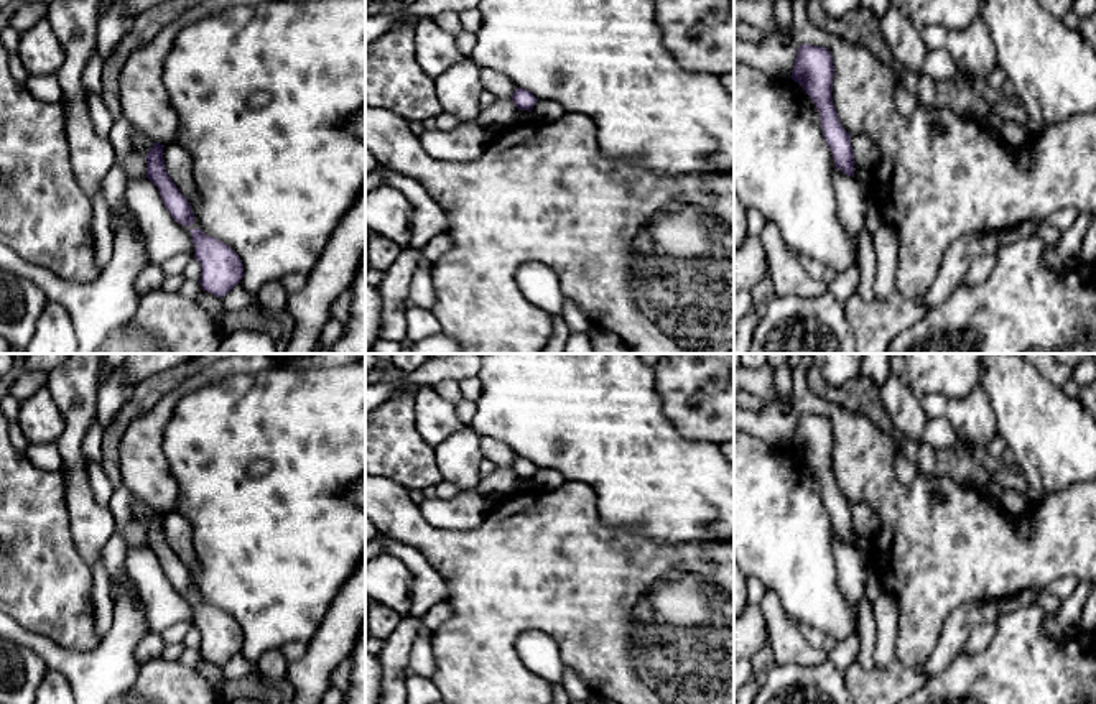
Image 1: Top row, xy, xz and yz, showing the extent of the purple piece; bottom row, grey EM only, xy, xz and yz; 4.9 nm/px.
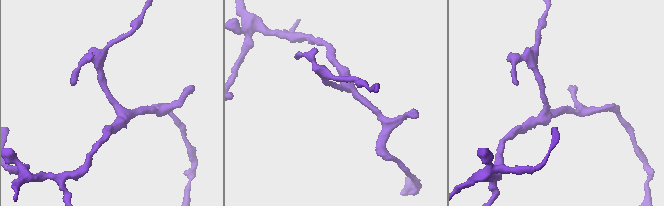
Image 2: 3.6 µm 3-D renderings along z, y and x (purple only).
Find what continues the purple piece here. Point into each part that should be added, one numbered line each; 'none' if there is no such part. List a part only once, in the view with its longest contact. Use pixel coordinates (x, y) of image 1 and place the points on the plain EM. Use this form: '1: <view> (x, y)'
none

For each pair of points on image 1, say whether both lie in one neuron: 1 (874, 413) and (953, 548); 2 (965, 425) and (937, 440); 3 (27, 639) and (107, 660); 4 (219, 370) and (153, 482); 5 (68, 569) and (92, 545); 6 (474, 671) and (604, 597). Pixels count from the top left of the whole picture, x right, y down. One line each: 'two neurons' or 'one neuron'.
1: two neurons
2: two neurons
3: one neuron
4: one neuron
5: two neurons
6: one neuron

